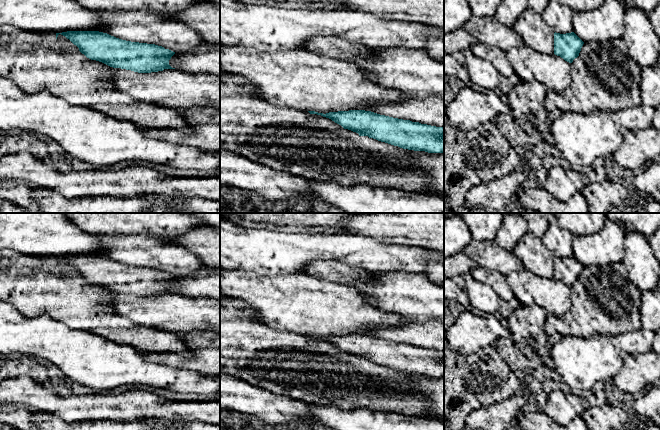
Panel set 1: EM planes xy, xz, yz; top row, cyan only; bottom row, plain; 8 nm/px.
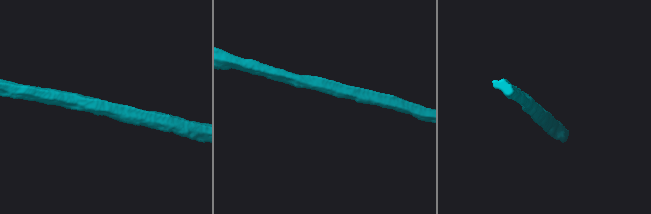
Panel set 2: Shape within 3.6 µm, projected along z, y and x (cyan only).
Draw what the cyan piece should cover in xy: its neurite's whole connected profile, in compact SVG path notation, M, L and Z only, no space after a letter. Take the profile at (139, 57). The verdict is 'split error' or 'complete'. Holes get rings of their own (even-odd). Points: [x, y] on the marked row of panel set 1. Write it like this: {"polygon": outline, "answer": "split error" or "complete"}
{"polygon": "M67 31L56 33L56 39L61 34L79 48L79 51L91 60L102 62L113 68L131 70L138 73L151 73L164 69L175 69L169 65L169 60L175 52L155 44L131 42L116 38L99 31Z", "answer": "complete"}

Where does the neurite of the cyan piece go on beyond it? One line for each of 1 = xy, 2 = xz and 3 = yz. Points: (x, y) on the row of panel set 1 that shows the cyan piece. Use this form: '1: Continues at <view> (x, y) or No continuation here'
1: No continuation here
2: No continuation here
3: No continuation here

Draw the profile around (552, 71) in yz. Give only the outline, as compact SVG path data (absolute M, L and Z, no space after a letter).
M523 44L506 52L515 74L521 81L537 80L546 89L563 92L572 83L571 63L560 56L539 53Z

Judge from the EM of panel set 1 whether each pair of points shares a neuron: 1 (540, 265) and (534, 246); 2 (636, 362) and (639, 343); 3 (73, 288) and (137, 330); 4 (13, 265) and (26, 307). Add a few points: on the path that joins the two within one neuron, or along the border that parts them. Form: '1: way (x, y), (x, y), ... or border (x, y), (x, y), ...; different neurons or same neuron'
1: way (539, 260), (534, 255), (534, 251); same neuron
2: border (649, 350), (643, 353), (622, 352); different neurons
3: way (89, 304), (111, 326), (121, 330); same neuron
4: way (13, 275), (26, 288), (26, 297); same neuron

